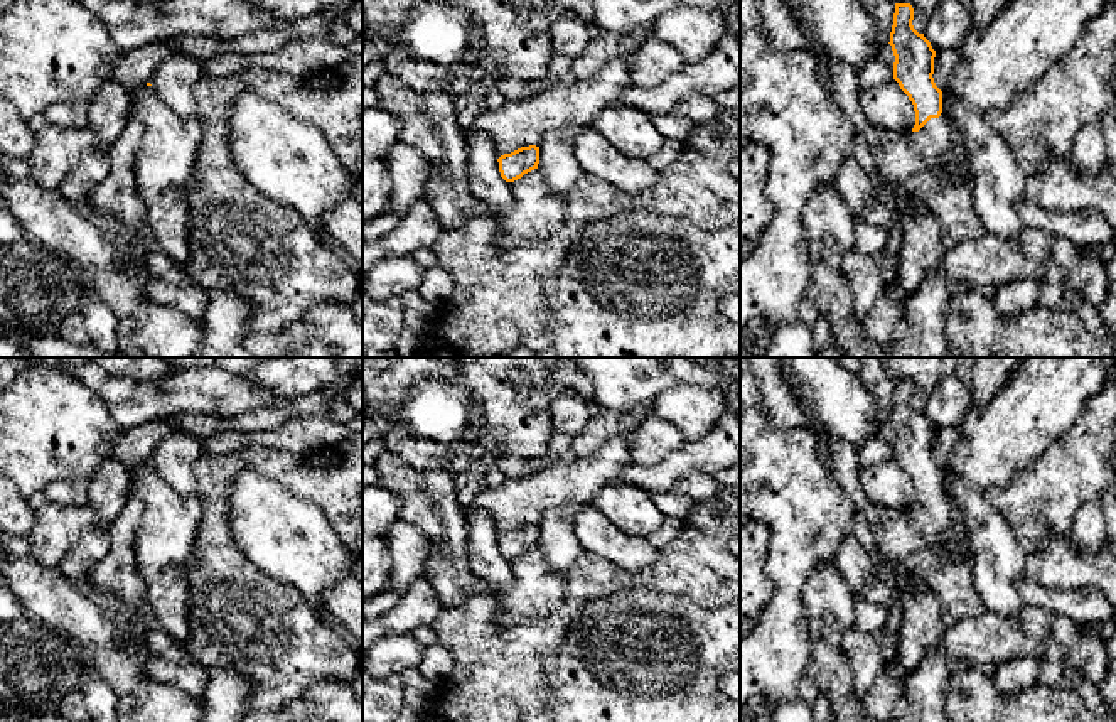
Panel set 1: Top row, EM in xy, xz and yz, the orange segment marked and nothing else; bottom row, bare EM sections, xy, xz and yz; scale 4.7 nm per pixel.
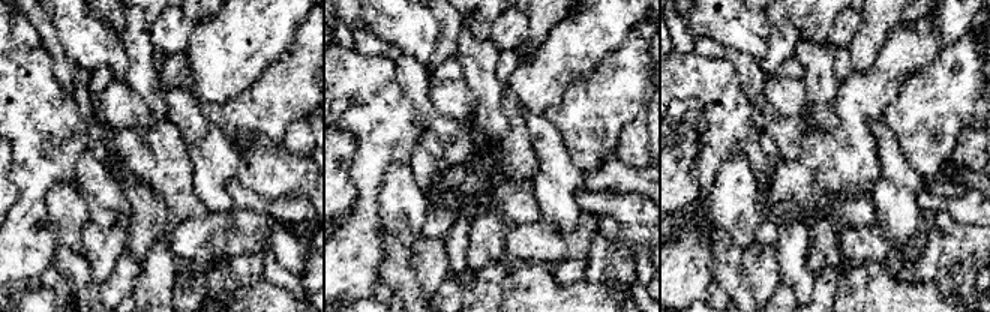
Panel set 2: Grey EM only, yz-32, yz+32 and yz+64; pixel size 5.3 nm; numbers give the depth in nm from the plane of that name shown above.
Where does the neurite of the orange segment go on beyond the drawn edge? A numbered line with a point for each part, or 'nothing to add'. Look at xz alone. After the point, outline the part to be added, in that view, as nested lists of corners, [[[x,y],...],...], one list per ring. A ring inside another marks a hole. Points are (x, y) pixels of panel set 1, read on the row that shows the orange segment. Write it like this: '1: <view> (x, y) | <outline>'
nothing to add

